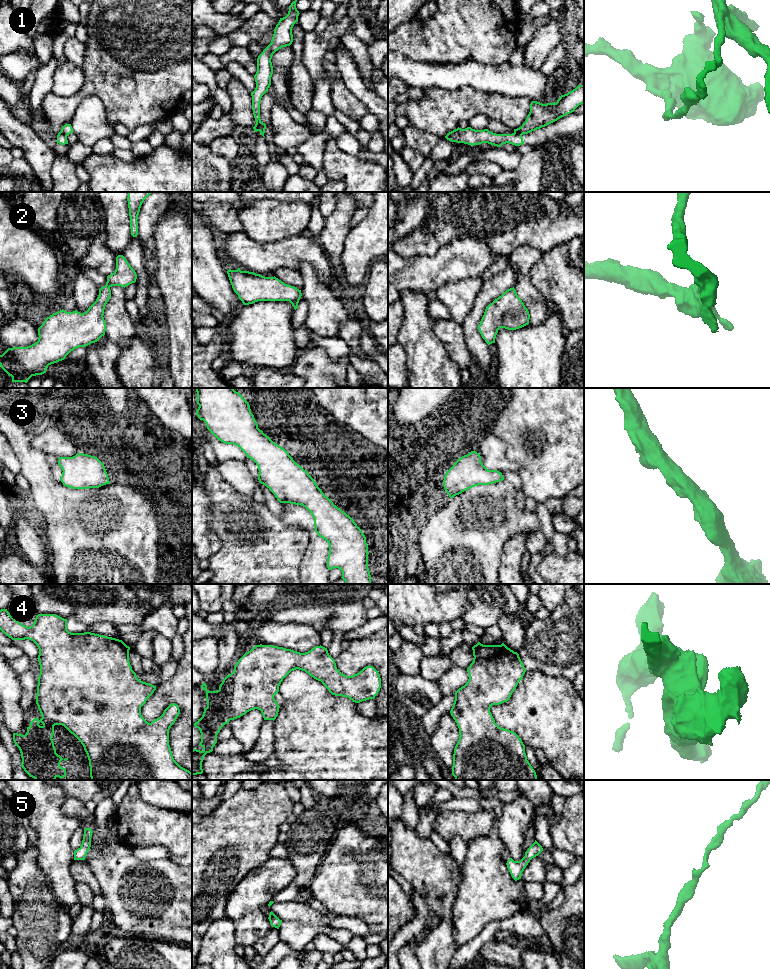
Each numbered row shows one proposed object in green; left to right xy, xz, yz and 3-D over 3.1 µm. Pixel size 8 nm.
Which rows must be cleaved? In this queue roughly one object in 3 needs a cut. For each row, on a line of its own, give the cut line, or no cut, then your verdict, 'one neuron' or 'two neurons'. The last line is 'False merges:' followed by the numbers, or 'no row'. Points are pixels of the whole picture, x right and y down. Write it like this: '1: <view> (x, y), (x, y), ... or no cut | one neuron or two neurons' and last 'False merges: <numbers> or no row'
1: xz (261, 122), (258, 130) | two neurons
2: no cut | one neuron
3: no cut | one neuron
4: no cut | one neuron
5: no cut | one neuron
False merges: 1

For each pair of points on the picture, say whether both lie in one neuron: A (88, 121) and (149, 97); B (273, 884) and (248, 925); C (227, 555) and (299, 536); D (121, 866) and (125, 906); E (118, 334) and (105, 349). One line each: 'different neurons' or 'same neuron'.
A: different neurons
B: same neuron
C: same neuron
D: same neuron
E: different neurons

